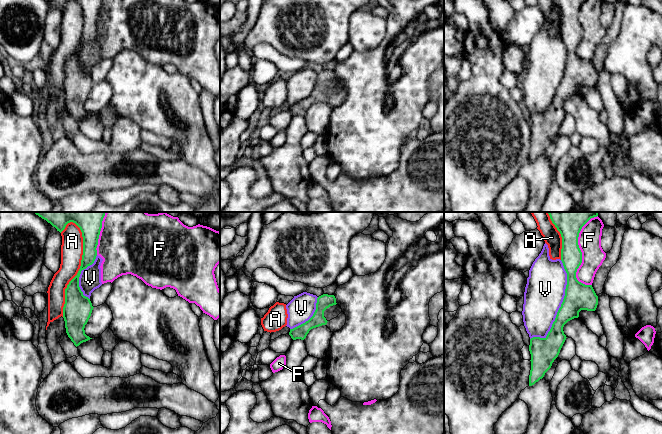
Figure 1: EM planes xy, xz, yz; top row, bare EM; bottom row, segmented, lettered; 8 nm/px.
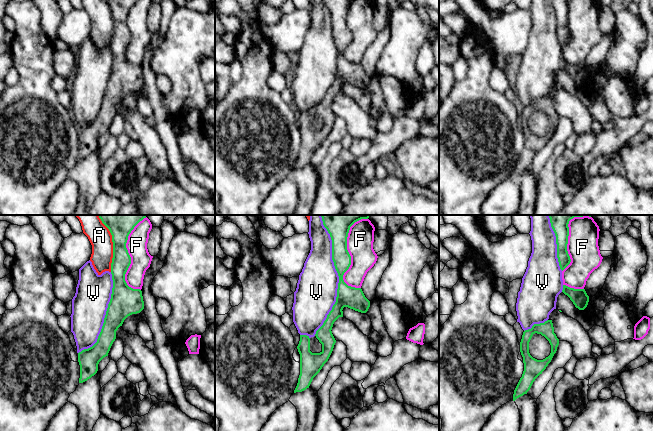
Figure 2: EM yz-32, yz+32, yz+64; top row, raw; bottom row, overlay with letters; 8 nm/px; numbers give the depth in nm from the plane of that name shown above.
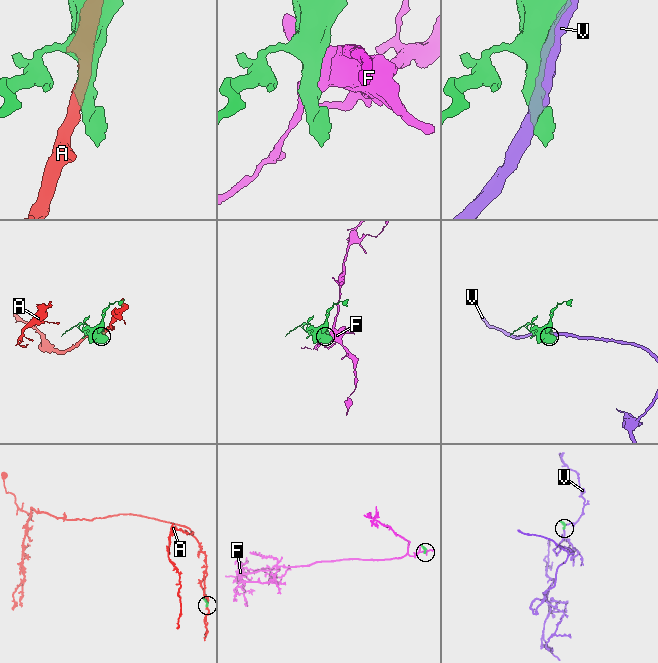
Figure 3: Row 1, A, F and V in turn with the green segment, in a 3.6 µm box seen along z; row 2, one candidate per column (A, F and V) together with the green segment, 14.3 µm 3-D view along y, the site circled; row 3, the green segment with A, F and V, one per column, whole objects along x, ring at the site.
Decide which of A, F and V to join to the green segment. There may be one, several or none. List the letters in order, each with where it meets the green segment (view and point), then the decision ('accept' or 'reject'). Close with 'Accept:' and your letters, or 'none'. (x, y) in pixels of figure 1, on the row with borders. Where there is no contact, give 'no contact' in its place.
A: contact xy (79, 269); reject
F: contact yz (580, 250); reject
V: contact yz (561, 306); reject
Accept: none

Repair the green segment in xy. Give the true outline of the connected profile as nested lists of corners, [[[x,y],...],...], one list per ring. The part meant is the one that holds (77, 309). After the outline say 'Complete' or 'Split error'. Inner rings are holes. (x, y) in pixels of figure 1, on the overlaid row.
[[[33,212],[42,219],[46,220],[53,227],[57,229],[60,233],[65,229],[66,225],[70,222],[75,223],[82,232],[83,237],[83,255],[81,260],[81,266],[77,275],[69,282],[67,288],[65,289],[65,304],[63,307],[63,318],[65,321],[65,328],[68,337],[77,347],[81,343],[86,342],[92,338],[85,334],[85,325],[87,324],[93,306],[90,299],[83,295],[79,287],[79,277],[81,271],[86,269],[88,266],[92,265],[97,256],[97,245],[102,228],[102,221],[106,212]]]. Complete

